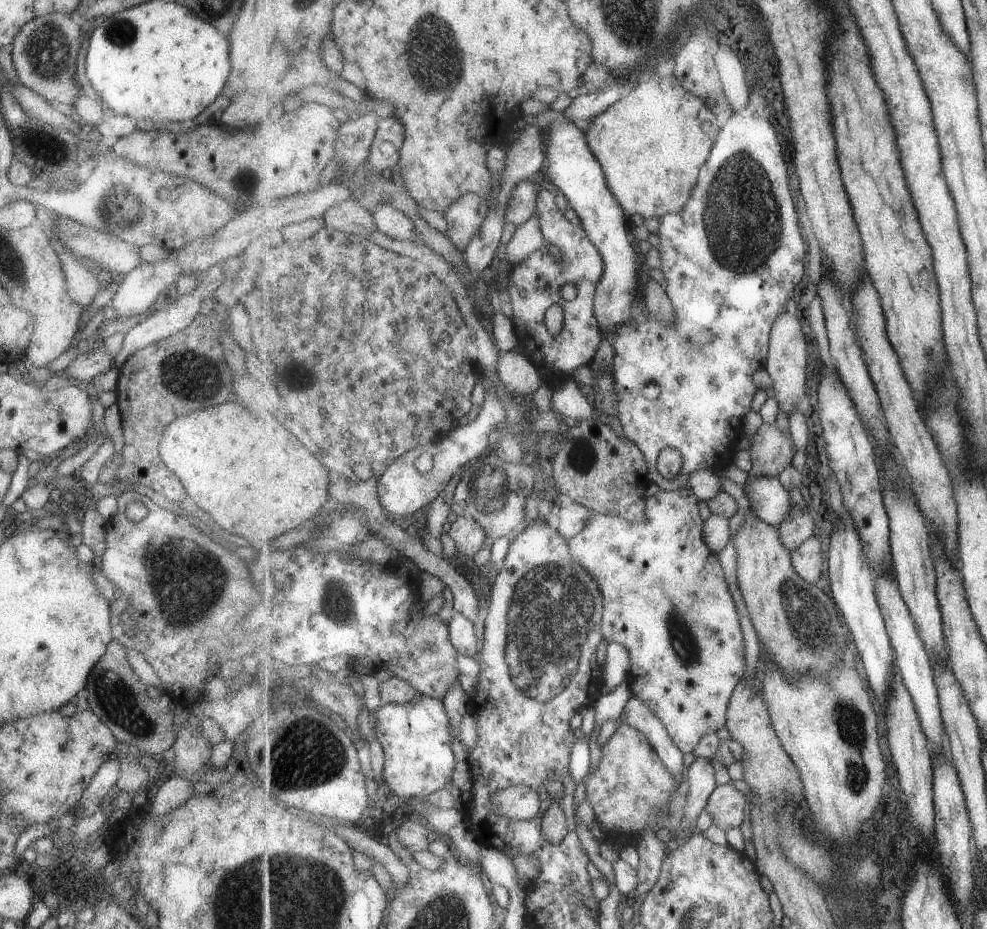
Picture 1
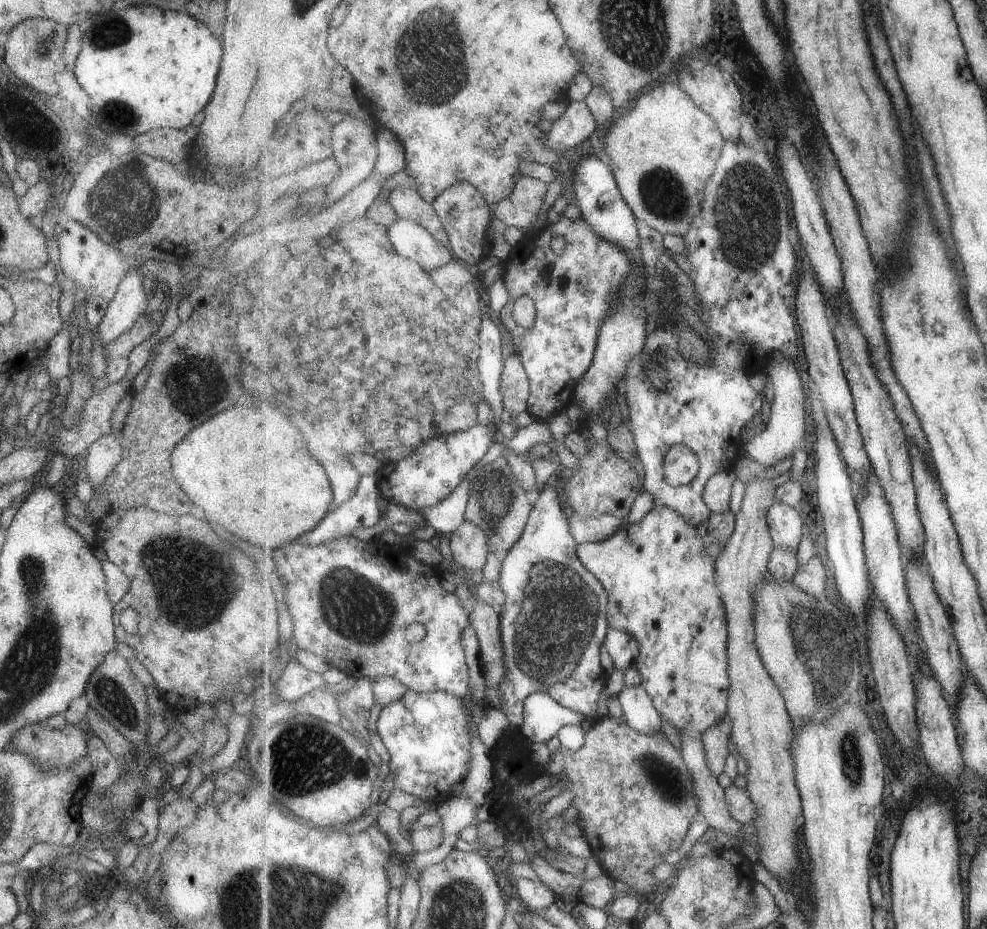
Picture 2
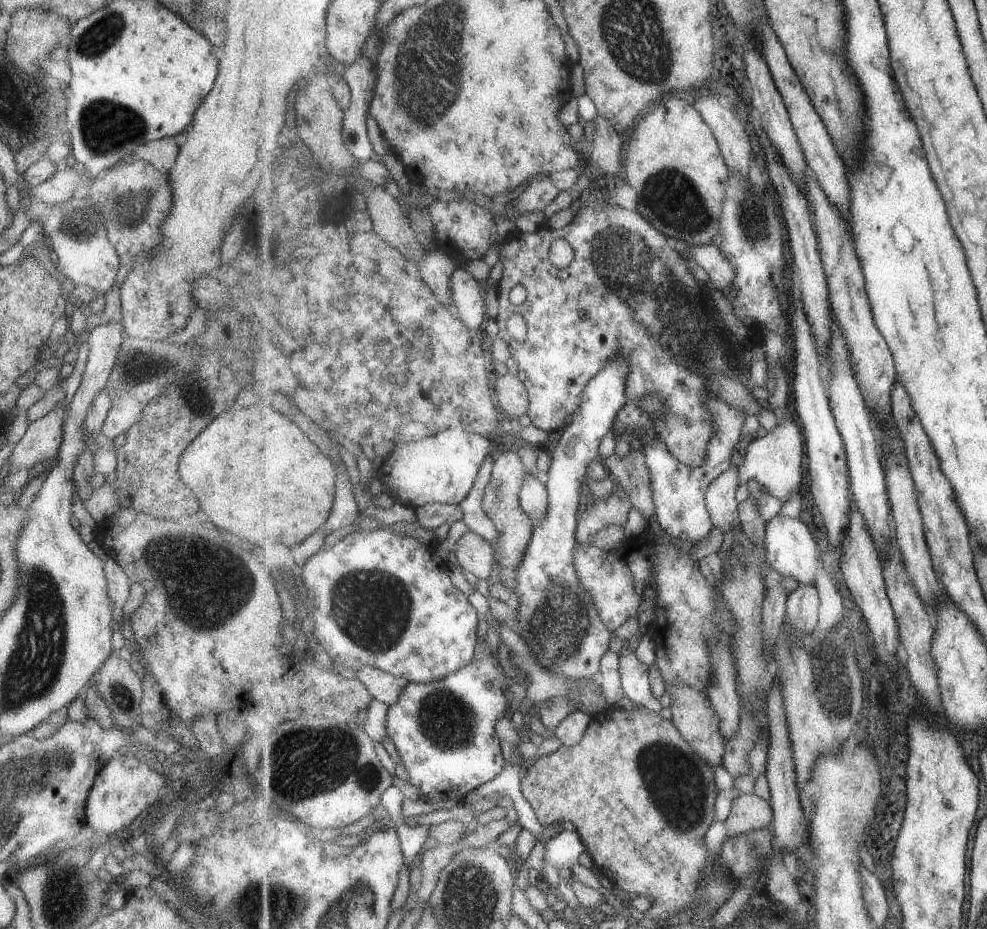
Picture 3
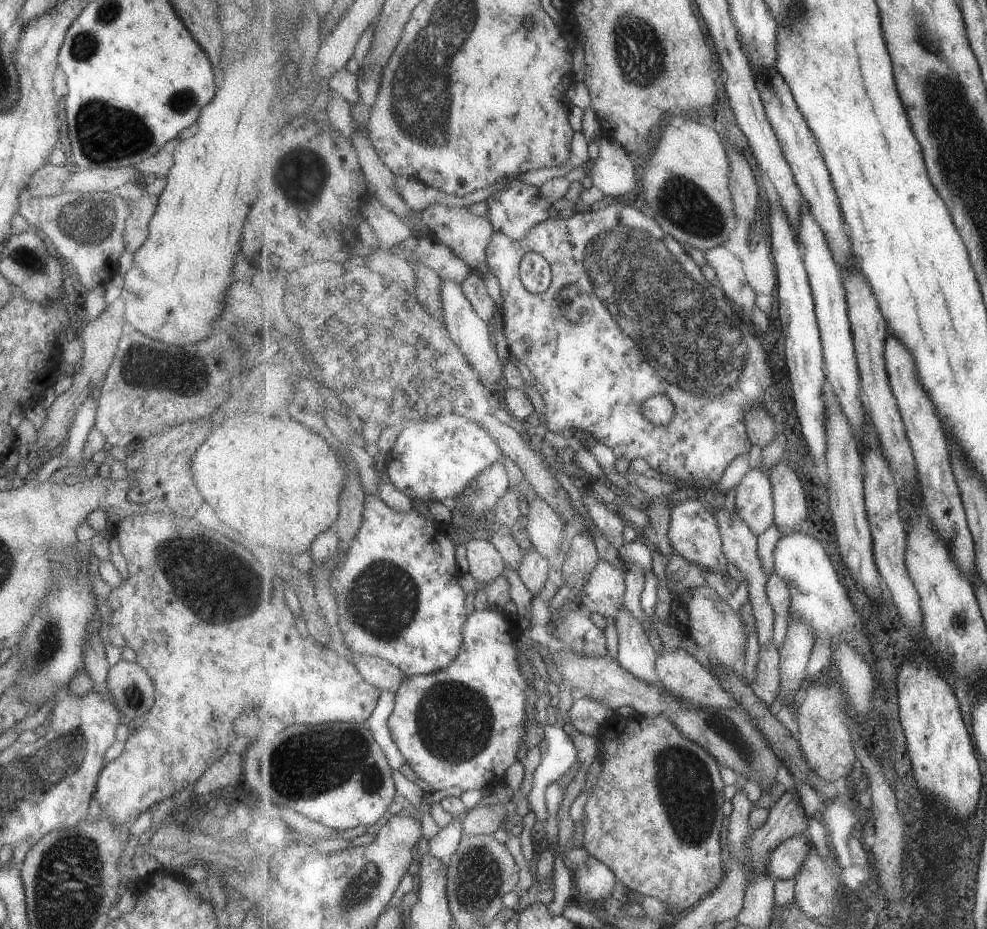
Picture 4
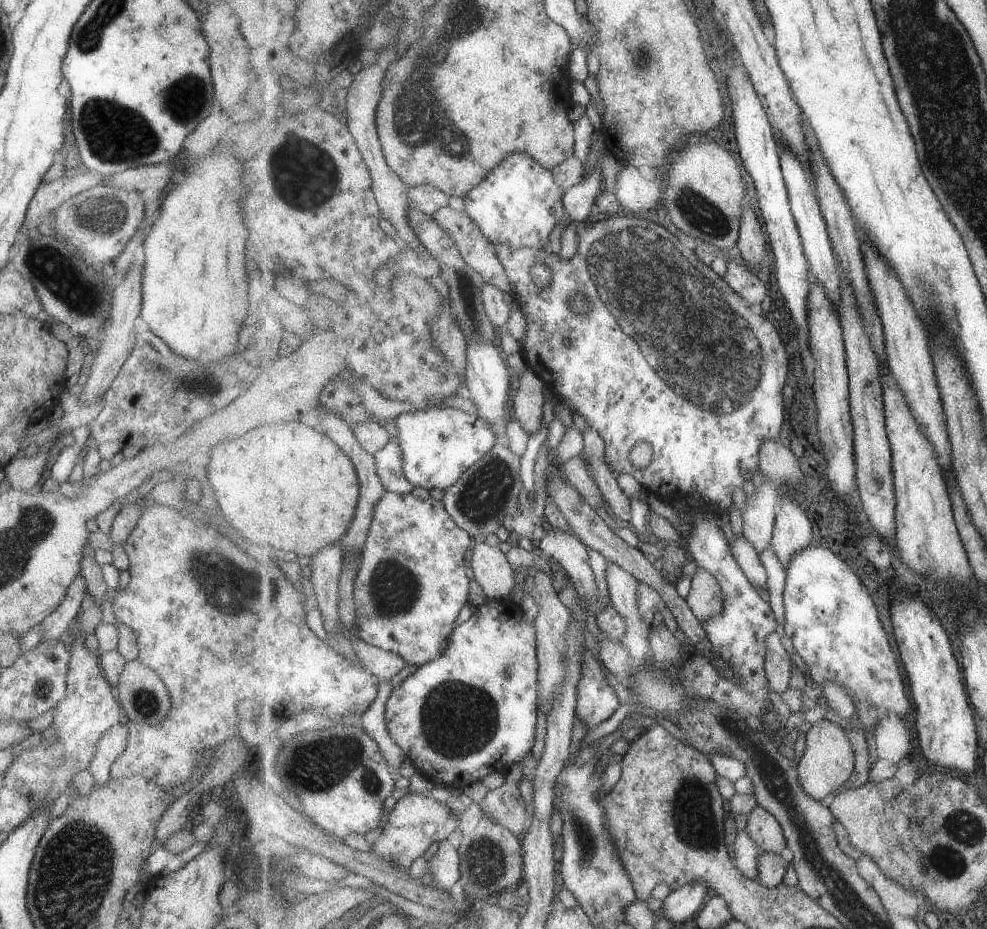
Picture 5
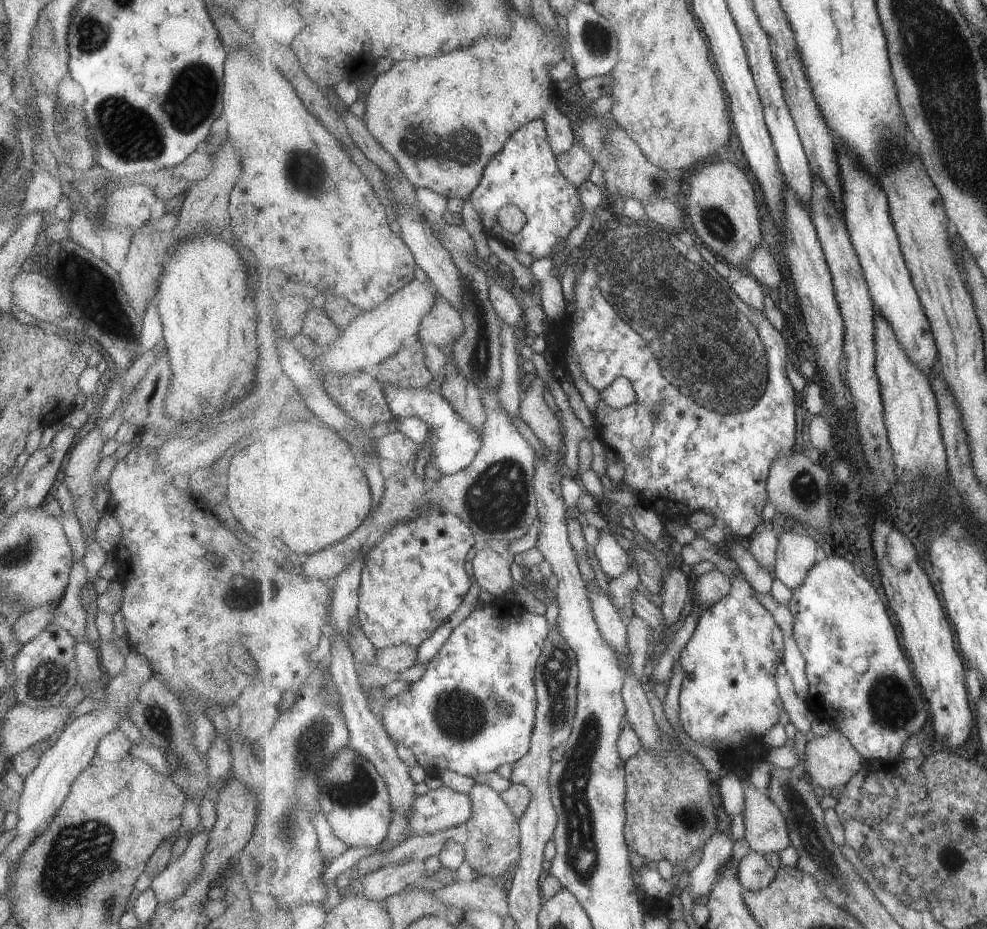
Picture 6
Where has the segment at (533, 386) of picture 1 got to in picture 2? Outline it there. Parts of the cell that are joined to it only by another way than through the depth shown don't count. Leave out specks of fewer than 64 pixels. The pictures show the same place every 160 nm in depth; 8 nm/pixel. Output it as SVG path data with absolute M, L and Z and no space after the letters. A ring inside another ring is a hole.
M519 354L505 360L501 382L500 393L503 395L505 410L517 415L528 411L531 383Z

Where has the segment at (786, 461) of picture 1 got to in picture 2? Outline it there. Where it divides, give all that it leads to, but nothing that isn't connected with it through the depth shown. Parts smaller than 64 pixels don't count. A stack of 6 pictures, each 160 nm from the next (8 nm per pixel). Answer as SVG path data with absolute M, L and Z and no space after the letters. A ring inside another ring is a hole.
M755 480L745 486L736 527L723 552L716 558L716 581L724 598L728 618L729 676L732 682L728 698L728 714L733 721L732 742L748 766L748 785L753 802L758 806L755 826L761 845L758 860L780 883L783 890L791 885L791 872L797 864L797 818L803 816L804 802L796 781L793 745L796 732L787 710L782 690L769 674L756 645L754 625L755 599L758 587L769 576L768 564L774 540L767 515L774 503L771 480Z

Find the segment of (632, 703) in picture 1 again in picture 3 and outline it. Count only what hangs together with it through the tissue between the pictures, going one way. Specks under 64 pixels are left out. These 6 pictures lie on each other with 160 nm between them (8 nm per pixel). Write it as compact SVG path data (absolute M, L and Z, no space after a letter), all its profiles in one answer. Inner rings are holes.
M623 649L619 655L623 690L625 690L626 697L641 709L661 712L662 703L651 692L649 668L637 658L635 650Z

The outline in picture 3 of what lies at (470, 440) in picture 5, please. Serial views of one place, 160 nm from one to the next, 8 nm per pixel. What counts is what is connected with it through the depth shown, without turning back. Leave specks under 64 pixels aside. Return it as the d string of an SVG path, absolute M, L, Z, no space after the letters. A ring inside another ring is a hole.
M451 427L421 440L397 445L378 470L378 486L391 494L395 502L414 508L431 503L460 505L471 492L481 464L492 452L489 437Z

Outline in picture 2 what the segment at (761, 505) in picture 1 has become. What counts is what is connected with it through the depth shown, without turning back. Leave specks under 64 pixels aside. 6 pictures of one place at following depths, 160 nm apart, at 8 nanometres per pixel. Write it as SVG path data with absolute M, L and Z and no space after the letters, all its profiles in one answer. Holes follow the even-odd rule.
M774 501L767 515L774 546L784 551L796 551L803 540L803 518L796 507Z

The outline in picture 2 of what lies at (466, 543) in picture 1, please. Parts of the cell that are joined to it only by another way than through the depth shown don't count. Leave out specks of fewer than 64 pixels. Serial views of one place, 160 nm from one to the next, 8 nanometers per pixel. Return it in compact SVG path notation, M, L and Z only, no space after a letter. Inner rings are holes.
M465 521L450 534L453 560L470 570L483 570L490 552L488 534L475 523Z

